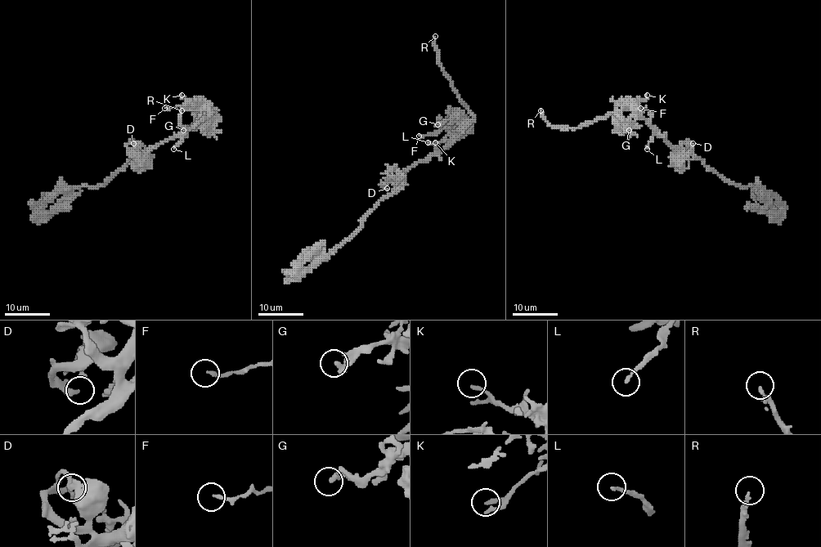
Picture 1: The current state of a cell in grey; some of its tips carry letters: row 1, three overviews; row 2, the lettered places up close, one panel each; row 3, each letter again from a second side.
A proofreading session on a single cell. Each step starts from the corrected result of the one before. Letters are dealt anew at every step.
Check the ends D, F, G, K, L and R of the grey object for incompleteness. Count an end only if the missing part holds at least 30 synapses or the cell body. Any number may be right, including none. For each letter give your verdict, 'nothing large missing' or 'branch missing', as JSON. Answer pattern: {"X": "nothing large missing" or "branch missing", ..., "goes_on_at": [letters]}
{"D": "nothing large missing", "F": "nothing large missing", "G": "nothing large missing", "K": "nothing large missing", "L": "nothing large missing", "R": "branch missing", "goes_on_at": ["R"]}

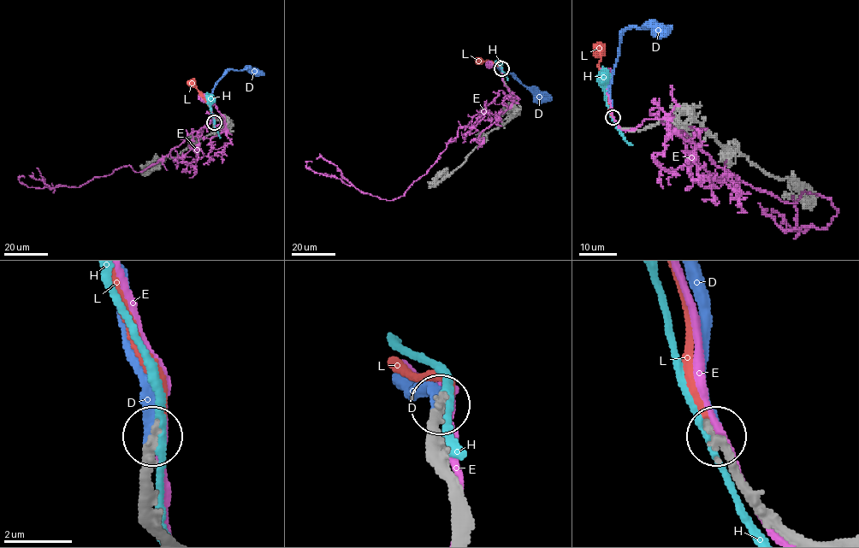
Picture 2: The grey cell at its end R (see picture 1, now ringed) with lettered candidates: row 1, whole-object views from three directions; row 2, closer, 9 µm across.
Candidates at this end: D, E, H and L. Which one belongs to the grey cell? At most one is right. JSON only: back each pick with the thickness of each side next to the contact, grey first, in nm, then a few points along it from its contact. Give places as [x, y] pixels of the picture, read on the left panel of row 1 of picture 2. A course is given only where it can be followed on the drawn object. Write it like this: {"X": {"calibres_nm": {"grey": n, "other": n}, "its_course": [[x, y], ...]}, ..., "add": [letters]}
{"D": {"calibres_nm": {"grey": 280, "other": 360}, "its_course": [[214, 122], [210, 105], [214, 85], [230, 70], [251, 68], [255, 71]]}, "add": ["D"]}

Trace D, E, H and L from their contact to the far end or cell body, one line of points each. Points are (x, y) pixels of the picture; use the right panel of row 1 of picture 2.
D: (613, 117), (609, 88), (621, 33), (630, 27), (643, 28), (644, 25), (657, 30)
E: (613, 118), (630, 130), (660, 108), (743, 183), (838, 209), (802, 231), (773, 212)
H: (613, 118), (606, 100), (602, 67)
L: (613, 117), (606, 86), (599, 73), (598, 63), (603, 53), (601, 49)

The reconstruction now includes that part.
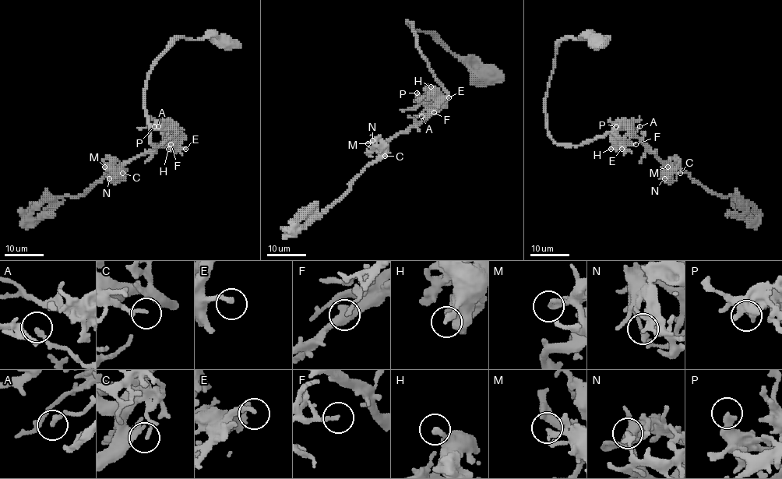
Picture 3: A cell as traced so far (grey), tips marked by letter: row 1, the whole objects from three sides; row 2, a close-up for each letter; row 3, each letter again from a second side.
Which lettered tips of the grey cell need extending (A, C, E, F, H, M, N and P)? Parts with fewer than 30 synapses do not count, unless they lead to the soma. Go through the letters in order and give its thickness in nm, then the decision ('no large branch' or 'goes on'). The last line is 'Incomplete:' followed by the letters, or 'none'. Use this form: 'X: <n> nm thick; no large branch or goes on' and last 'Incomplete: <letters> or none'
A: 240 nm thick; no large branch
C: 200 nm thick; no large branch
E: 240 nm thick; no large branch
F: 160 nm thick; no large branch
H: 240 nm thick; no large branch
M: 280 nm thick; no large branch
N: 280 nm thick; no large branch
P: 360 nm thick; no large branch
Incomplete: none

